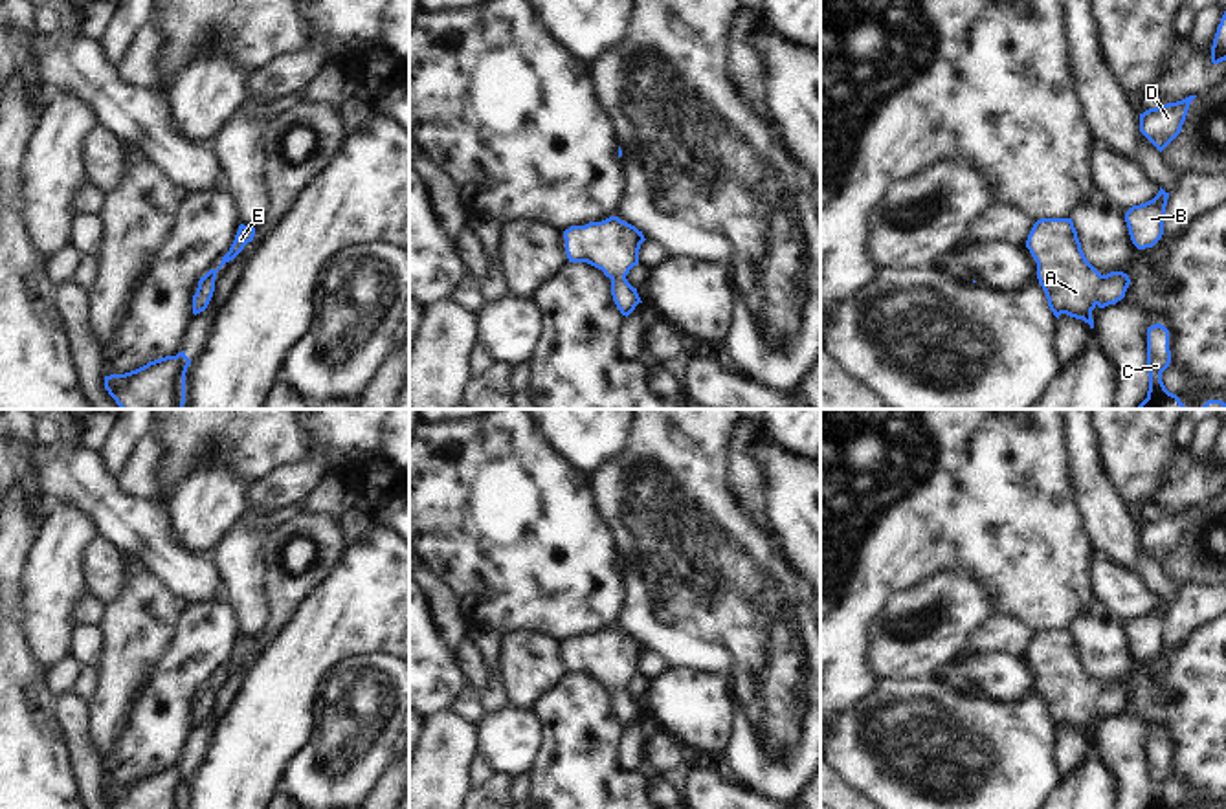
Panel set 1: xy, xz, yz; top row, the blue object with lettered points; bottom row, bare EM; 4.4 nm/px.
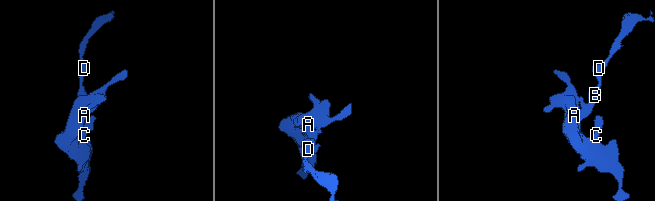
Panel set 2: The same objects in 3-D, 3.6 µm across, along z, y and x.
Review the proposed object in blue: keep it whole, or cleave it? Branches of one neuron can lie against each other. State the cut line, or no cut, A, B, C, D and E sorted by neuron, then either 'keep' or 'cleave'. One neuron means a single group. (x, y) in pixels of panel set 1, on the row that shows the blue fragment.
no cut | A B C D E | keep

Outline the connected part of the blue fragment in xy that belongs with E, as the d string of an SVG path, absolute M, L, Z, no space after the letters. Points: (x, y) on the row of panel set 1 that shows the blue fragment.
M240 224L240 226L239 226L239 231L237 231L237 235L235 235L235 240L233 240L233 244L231 244L231 248L229 248L229 251L222 257L220 266L218 266L217 270L209 270L204 277L200 277L196 294L193 295L193 314L195 314L195 316L200 314L200 312L204 312L204 310L207 308L207 305L209 305L209 301L211 301L211 297L213 297L213 292L215 292L217 272L218 272L226 262L233 260L233 259L244 249L244 246L253 240L253 237L255 237L255 227L253 227L253 226L244 226L244 224Z

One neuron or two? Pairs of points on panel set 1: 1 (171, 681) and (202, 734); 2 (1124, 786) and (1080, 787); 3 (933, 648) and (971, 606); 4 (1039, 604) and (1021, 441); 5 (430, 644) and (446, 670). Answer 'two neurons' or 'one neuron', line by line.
1: two neurons
2: two neurons
3: one neuron
4: one neuron
5: one neuron

